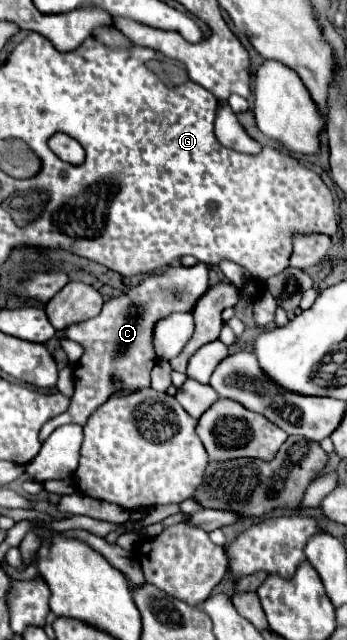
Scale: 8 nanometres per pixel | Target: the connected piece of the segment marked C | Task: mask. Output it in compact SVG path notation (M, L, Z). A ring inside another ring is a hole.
M198 263L194 267L170 267L166 273L150 275L128 293L106 301L94 321L88 319L66 327L64 337L78 341L84 347L84 355L74 369L76 391L72 395L68 411L50 419L42 427L40 441L44 441L60 425L84 425L92 411L114 393L114 387L110 385L112 375L122 379L122 389L142 389L150 385L150 371L156 363L156 355L152 349L152 325L174 311L192 311L200 295L206 293L208 271L210 267L206 263Z

